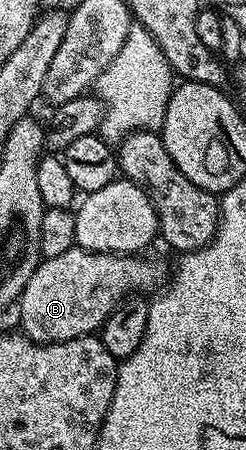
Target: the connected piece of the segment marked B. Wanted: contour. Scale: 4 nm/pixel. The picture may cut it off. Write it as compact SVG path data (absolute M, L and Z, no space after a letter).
M75 248L60 252L60 256L42 258L16 303L18 318L22 321L21 333L45 344L101 331L119 302L127 296L146 292L142 290L153 291L163 281L157 264L142 257L146 256L97 254Z

